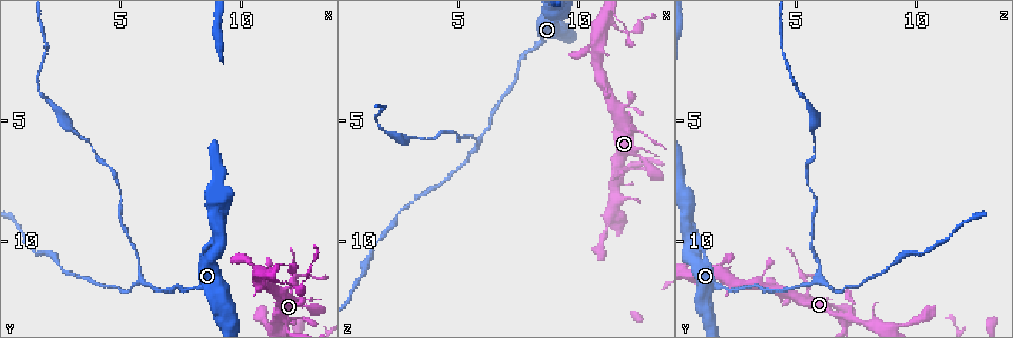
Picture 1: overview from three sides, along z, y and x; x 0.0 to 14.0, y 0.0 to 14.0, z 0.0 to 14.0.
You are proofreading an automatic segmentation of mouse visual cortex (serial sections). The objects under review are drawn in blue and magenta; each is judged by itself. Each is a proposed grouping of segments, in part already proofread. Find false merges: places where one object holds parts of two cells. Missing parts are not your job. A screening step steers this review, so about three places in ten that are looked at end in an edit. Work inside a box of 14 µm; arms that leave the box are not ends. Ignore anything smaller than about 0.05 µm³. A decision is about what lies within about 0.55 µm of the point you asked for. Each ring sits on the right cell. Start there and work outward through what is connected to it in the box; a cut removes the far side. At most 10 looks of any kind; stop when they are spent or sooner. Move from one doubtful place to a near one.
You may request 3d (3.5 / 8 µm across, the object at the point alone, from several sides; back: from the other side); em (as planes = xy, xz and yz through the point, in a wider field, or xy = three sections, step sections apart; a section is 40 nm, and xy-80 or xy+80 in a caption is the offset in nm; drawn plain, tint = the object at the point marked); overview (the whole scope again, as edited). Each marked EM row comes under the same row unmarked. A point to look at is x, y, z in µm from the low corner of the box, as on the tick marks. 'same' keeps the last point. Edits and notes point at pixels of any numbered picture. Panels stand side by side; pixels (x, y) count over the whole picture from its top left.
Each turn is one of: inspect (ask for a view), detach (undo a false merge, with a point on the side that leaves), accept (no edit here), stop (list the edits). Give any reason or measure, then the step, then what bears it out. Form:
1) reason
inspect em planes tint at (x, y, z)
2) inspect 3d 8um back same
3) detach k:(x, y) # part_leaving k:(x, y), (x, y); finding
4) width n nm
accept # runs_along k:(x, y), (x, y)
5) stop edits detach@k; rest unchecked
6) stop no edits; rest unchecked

inspect 3d 3.5um back at (11.7, 11.8, 1.2)

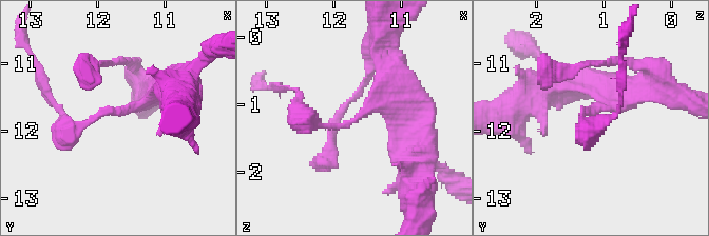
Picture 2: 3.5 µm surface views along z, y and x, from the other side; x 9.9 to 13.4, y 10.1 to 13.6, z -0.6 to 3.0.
arm_widths 250, 300 nm; shape alone is not enough
inspect em xy step 2 tint at (11.75, 11.70, 1.30)

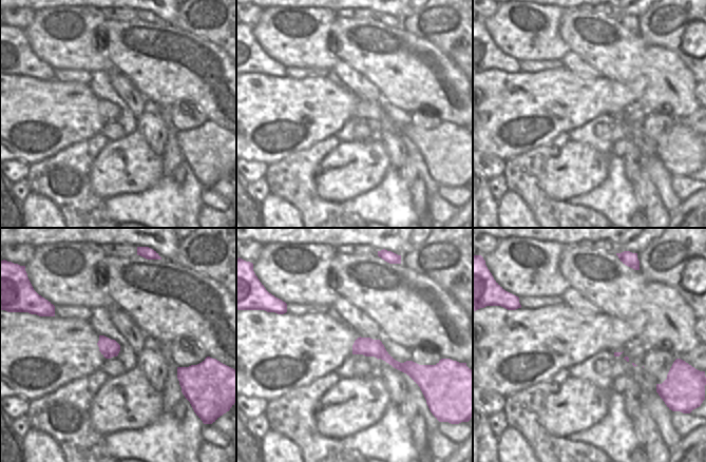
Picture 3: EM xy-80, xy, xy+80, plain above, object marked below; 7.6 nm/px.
inspect em planes tint same

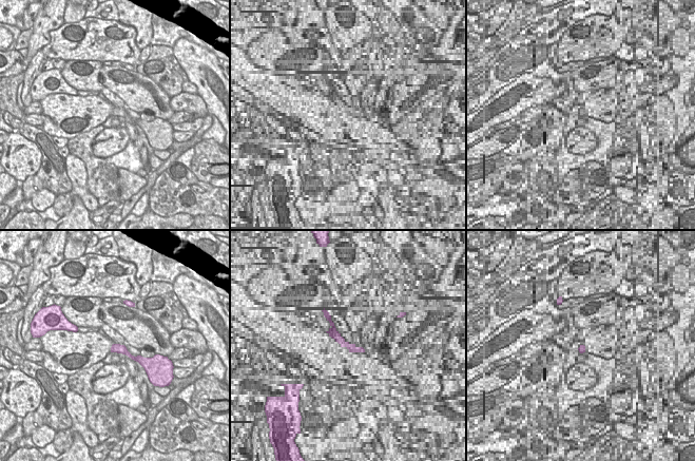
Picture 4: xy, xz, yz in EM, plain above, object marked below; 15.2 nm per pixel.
accept # runs_along 2:(167, 84), (73, 130), (60, 120); continuous, no second cell

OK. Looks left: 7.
abrupt turn
inspect 3d 8um at (12.2, 11.6, 5.3)

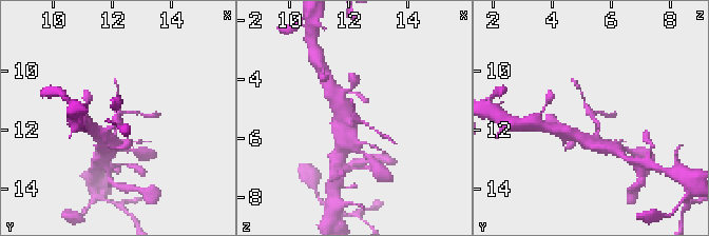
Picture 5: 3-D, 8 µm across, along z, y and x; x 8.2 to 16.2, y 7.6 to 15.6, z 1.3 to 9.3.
now the EM
inspect em xy step 2 tint at (12.2, 11.6, 5.3)

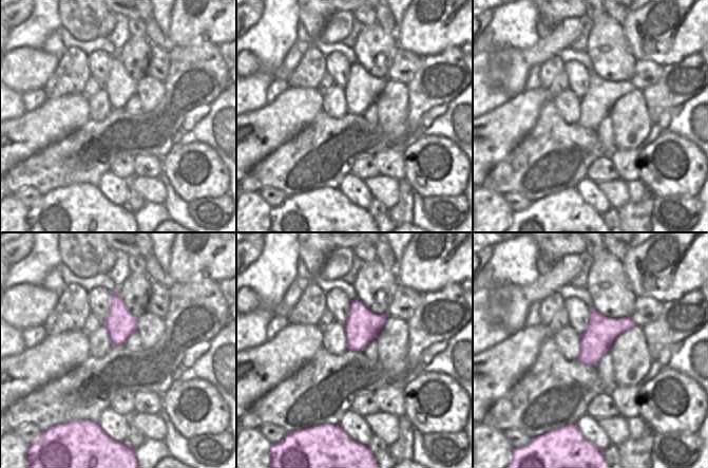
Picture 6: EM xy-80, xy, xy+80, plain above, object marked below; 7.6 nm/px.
detach 5:(606, 115) # two cells meet here

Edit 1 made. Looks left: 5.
branch point
inspect 3d 3.5um at (11.7, 13.1, 6.8)

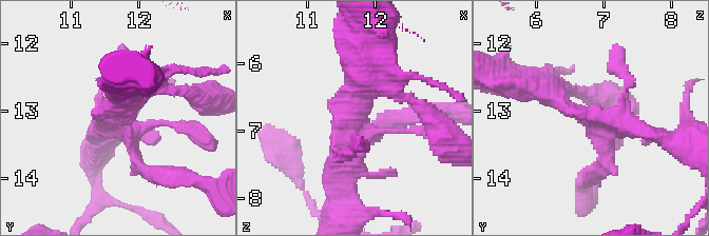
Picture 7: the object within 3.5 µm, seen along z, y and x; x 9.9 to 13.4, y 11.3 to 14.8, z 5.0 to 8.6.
inspect em xy step 5 tint at (11.70, 13.10, 6.85)

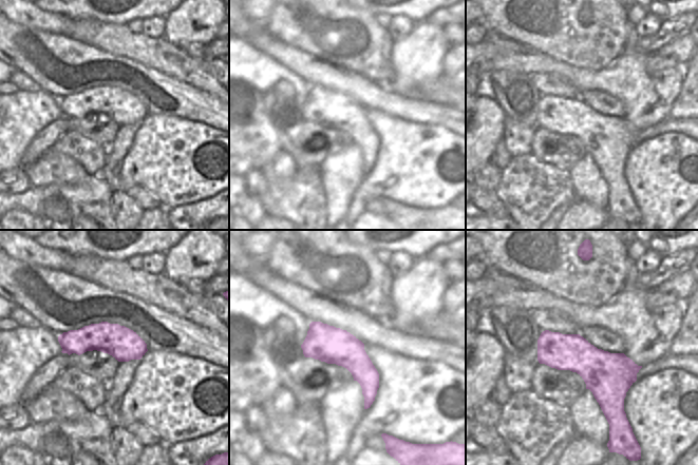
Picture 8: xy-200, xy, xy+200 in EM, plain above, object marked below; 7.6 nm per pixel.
accept # runs_along 8:(314, 324), (368, 378), (366, 405); all the same cell

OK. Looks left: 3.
three-way junction
inspect 3d 8um back at (5.9, 11.6, 5.8)

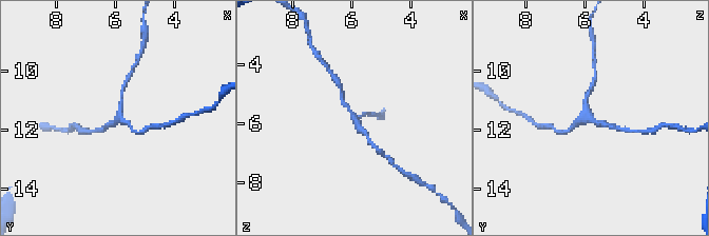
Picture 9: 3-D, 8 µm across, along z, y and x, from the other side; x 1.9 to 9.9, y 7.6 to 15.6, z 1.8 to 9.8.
closer look
inspect 3d 3.5um back at (5.8, 11.5, 5.8)

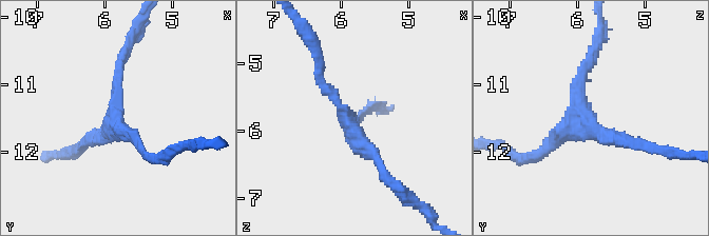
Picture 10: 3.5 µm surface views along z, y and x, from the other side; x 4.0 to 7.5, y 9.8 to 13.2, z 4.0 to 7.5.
arms 3; arm_widths 150, 200, 200 nm; need the tissue
inspect em xy step 2 tint at (5.90, 11.50, 5.90)

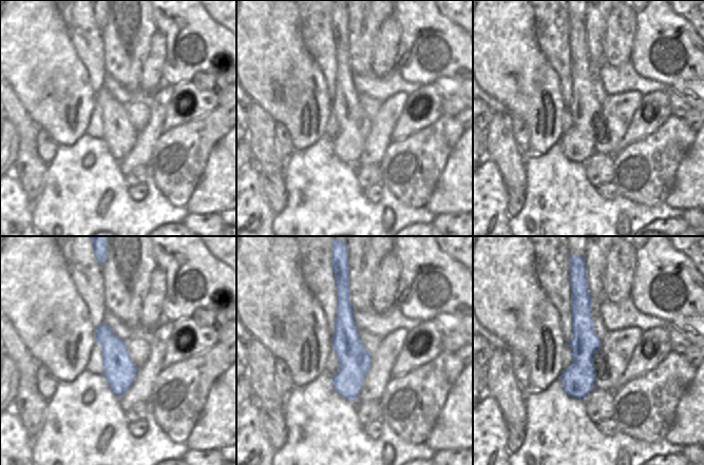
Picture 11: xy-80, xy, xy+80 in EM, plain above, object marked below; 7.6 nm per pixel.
accept # runs_along 11:(346, 285), (353, 399); one cell here

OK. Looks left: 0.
stop edits detach@5; rest unchecked

